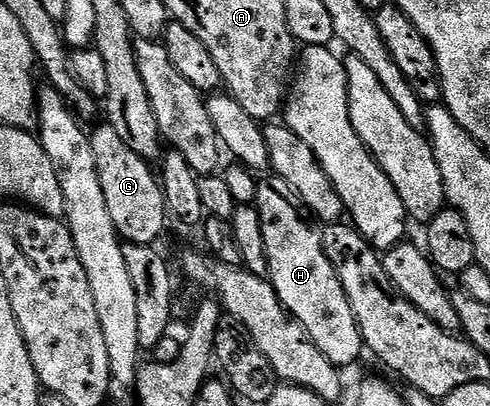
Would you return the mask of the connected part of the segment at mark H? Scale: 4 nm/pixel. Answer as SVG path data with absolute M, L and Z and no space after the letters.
M260 186L257 191L257 210L269 282L275 286L277 297L288 313L301 321L313 345L329 357L334 367L346 369L350 363L357 362L359 354L365 351L359 326L353 317L353 309L349 309L349 297L345 297L345 289L329 257L325 257L322 234L314 231L299 216L300 208L288 199L271 187Z

